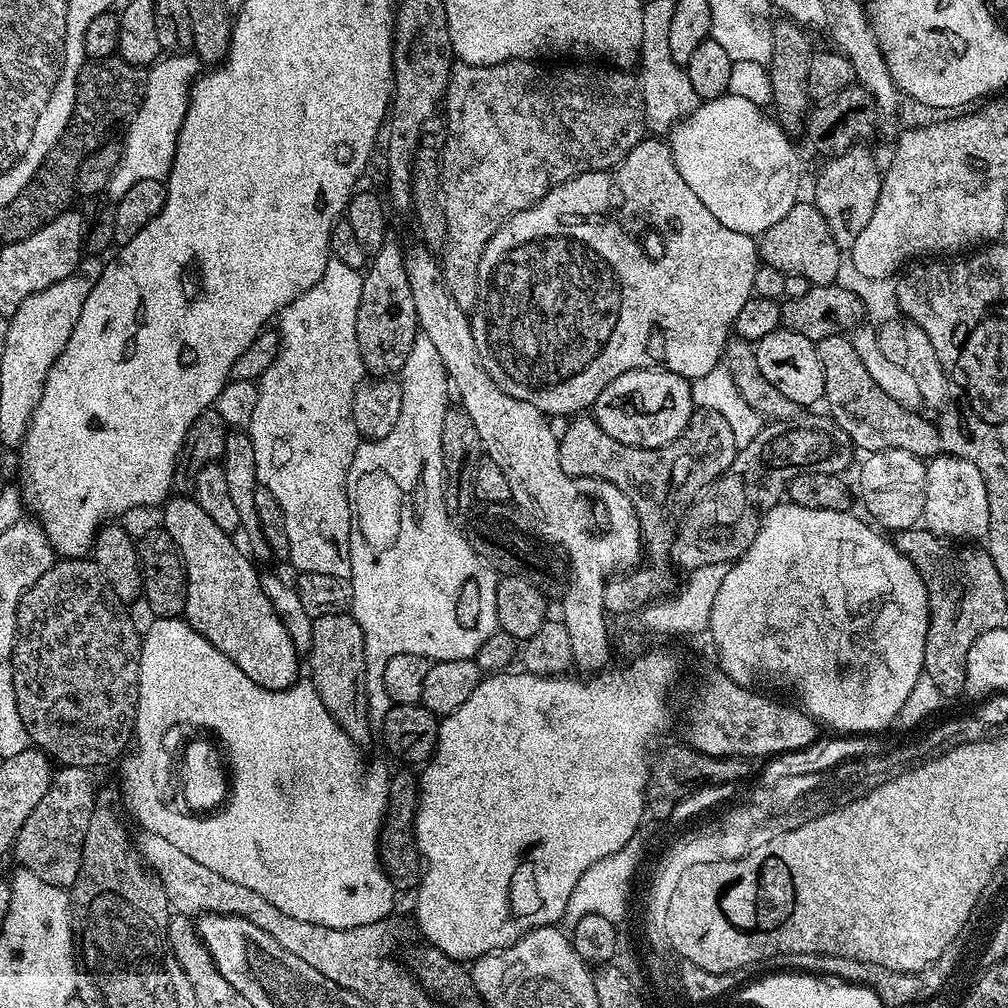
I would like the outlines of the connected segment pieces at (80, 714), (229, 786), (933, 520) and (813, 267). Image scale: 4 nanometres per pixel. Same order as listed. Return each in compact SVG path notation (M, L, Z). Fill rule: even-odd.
M91 558L57 559L18 602L16 645L10 661L18 713L31 743L55 761L61 760L61 765L97 770L103 764L119 761L125 755L124 747L133 743L142 632L136 629L128 612Z
M167 724L161 741L162 746L155 748L149 763L150 790L155 791L168 812L185 818L202 818L204 812L212 812L222 801L234 798L234 757L218 752L216 732L208 732L207 724Z
M948 453L931 457L927 461L926 497L921 519L929 532L944 540L976 542L972 540L985 539L990 522L989 496L978 466Z
M797 202L786 218L778 218L774 226L760 233L758 256L763 263L774 266L779 272L800 275L813 286L837 283L842 250L836 245L834 234L830 234L830 226L826 226L826 218L822 218L815 203Z

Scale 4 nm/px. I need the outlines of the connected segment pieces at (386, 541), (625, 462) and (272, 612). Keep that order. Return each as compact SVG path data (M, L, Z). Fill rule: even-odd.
M387 436L381 440L364 440L356 447L354 454L356 468L350 468L348 471L348 500L352 505L352 537L350 538L352 607L350 615L362 625L364 630L364 646L368 658L368 714L376 722L383 721L385 714L393 706L391 698L386 694L386 686L384 685L386 662L390 662L390 658L394 658L398 654L415 652L429 662L471 660L482 646L482 642L486 642L486 638L490 638L498 628L496 622L497 581L493 580L489 572L485 571L480 563L477 563L475 556L472 556L472 552L468 550L468 545L460 540L460 536L456 536L456 532L448 532L444 505L441 504L440 499L440 474L444 470L444 460L436 460L436 452L428 452L428 460L424 460L424 476L420 476L420 484L410 484L413 487L412 498L416 498L416 504L404 504L404 500L408 500L409 496L400 496L400 492L404 492L404 488L400 488L400 480L392 480L392 476L384 476L384 464L388 464L388 460L384 460L384 456L400 456L400 452L396 452L396 448L404 448L404 444L400 444L400 440L396 440L396 436ZM383 484L388 484L387 492L391 493L396 490L396 496L392 496L392 504L380 504L380 496L376 496L376 488L383 488Z
M714 410L693 411L688 429L674 442L656 448L626 446L598 426L591 415L580 414L567 421L568 429L561 431L559 456L581 455L579 467L591 467L600 480L610 481L626 498L630 498L640 518L640 539L652 556L668 556L676 537L677 521L691 498L708 482L722 475L734 462L738 445L730 422Z
M191 495L175 496L163 505L162 526L180 551L184 573L188 576L183 619L235 662L246 678L258 682L258 686L282 690L297 683L300 664L302 668L301 653L297 652L284 620L264 592L260 584L261 573L256 572L257 565L236 549L233 537L223 532Z

